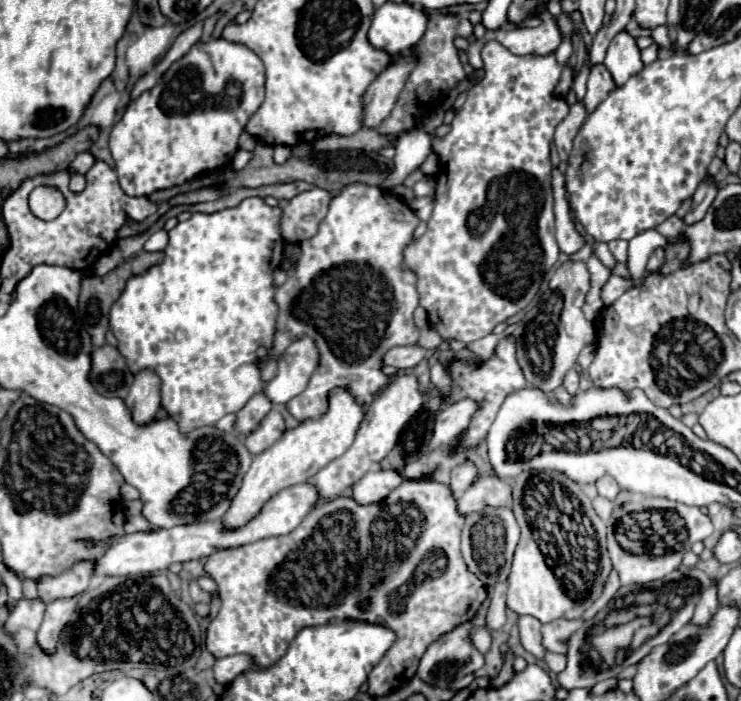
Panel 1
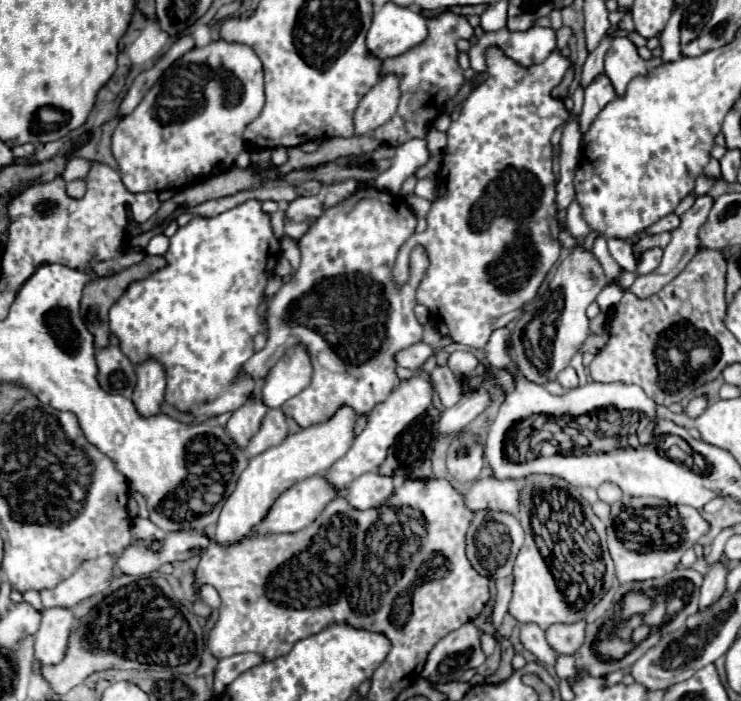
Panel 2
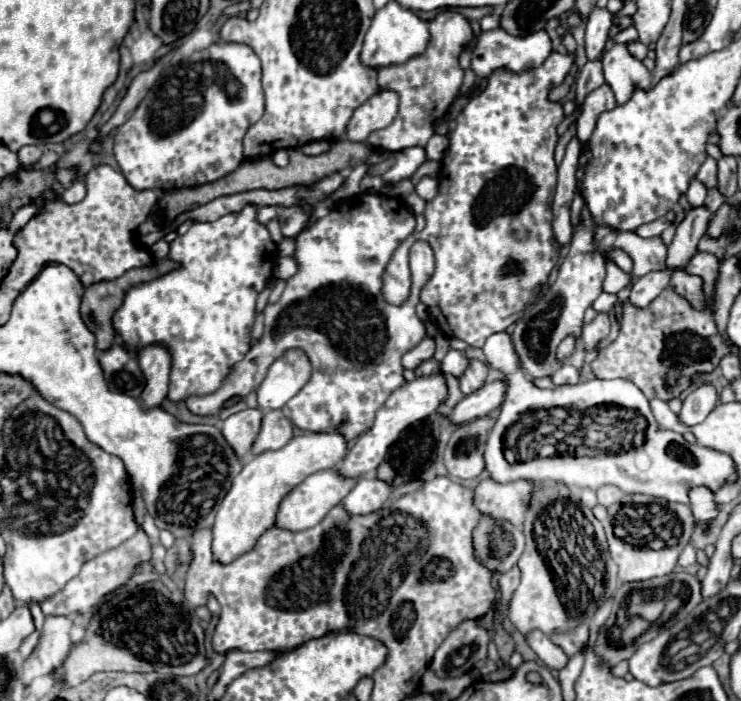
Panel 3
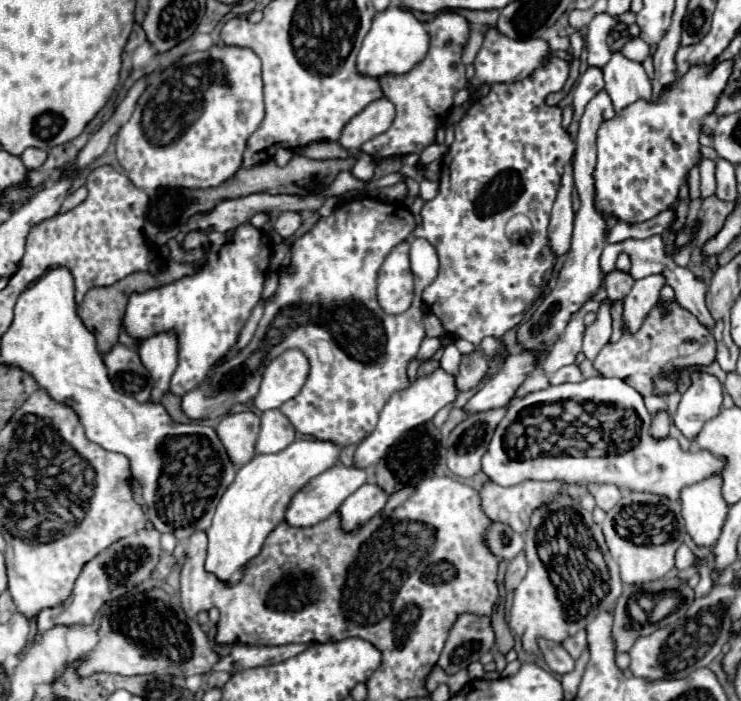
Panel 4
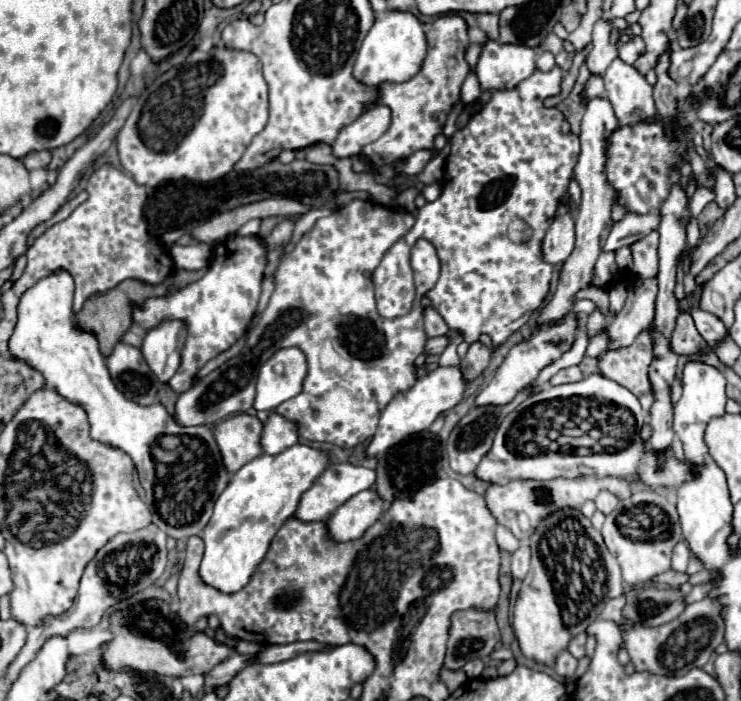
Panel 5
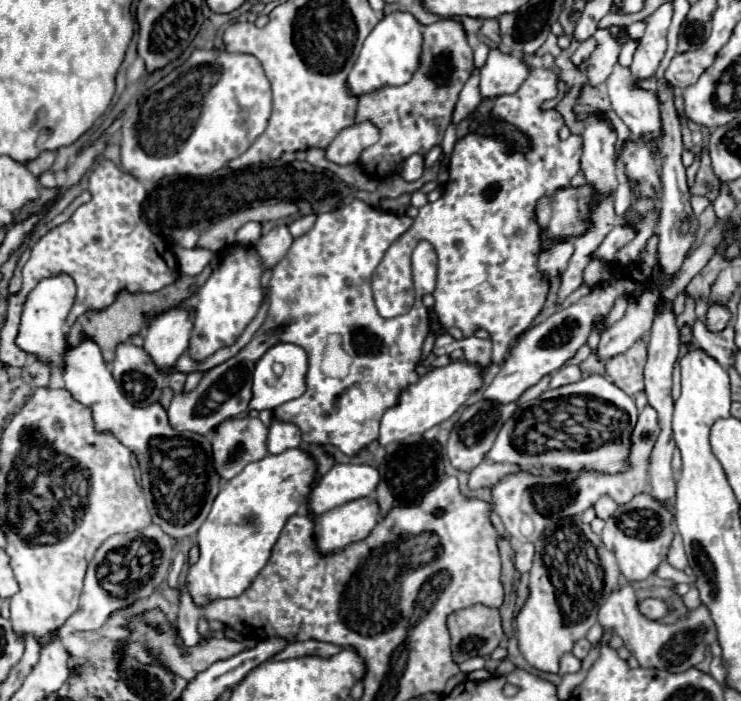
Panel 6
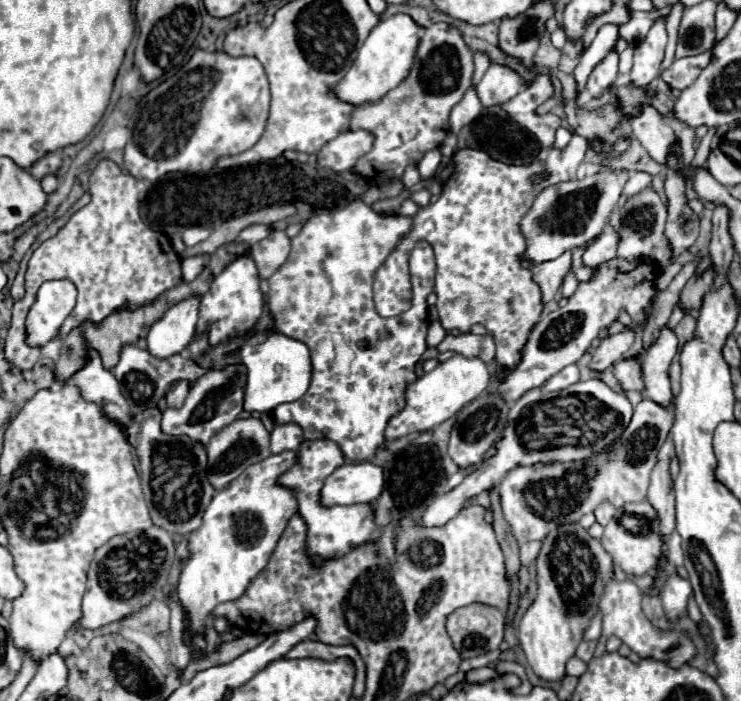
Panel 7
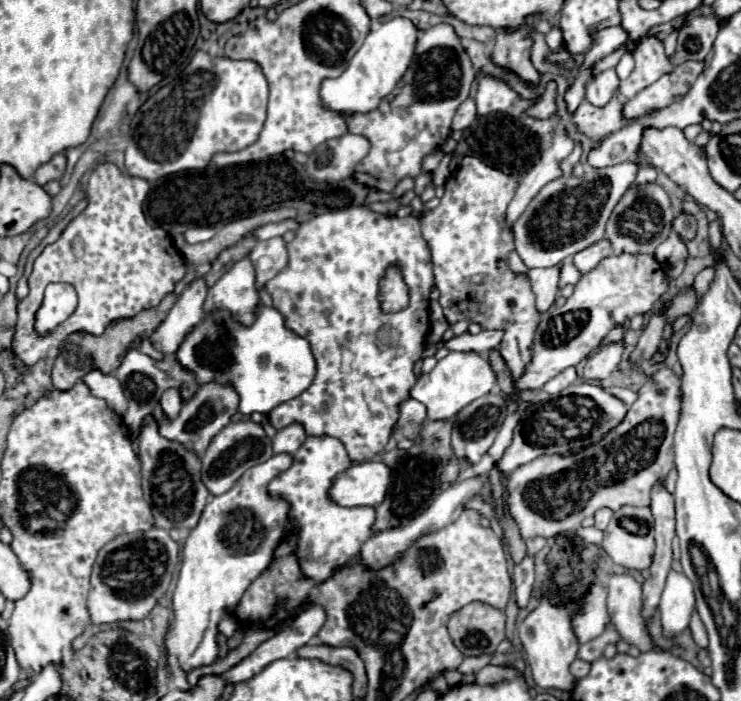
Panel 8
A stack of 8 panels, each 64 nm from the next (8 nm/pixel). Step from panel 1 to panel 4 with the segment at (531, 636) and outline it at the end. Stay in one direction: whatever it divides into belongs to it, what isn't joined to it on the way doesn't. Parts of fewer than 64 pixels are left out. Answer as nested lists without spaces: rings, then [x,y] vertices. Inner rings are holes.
[[[538,640],[540,652],[552,672],[566,674],[574,668],[574,658],[562,648],[562,644],[552,644],[552,640]]]

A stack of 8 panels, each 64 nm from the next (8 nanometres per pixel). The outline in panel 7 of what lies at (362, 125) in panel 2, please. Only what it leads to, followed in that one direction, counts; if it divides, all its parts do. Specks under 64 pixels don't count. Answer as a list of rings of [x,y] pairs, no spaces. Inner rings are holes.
[[[362,128],[342,132],[318,152],[318,168],[330,168],[334,172],[352,170],[358,158],[362,158],[372,144],[372,132],[364,132]]]

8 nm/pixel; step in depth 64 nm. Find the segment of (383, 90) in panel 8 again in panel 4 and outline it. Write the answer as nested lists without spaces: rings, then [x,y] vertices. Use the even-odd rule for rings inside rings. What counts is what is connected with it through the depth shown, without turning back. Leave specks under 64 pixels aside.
[[[390,6],[376,14],[370,32],[364,38],[364,44],[358,54],[358,70],[362,74],[380,78],[384,74],[406,74],[418,64],[426,52],[428,52],[430,36],[424,28],[424,24],[410,12],[396,6]]]

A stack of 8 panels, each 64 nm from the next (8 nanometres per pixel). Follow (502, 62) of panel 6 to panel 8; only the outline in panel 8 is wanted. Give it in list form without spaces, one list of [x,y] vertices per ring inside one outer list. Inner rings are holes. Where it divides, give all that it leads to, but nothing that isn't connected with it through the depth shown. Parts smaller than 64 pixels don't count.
[[[484,76],[474,96],[480,116],[490,114],[490,112],[506,112],[514,104],[516,98],[518,94],[510,88],[510,84],[496,76]]]

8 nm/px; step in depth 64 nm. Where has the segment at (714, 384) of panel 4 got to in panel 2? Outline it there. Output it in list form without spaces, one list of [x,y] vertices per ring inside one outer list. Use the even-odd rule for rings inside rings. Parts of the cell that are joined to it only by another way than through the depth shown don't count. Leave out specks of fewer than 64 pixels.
[[[694,398],[694,400],[690,400],[690,404],[688,404],[688,408],[686,408],[686,414],[690,416],[690,418],[698,418],[704,410],[706,410],[706,398]]]

